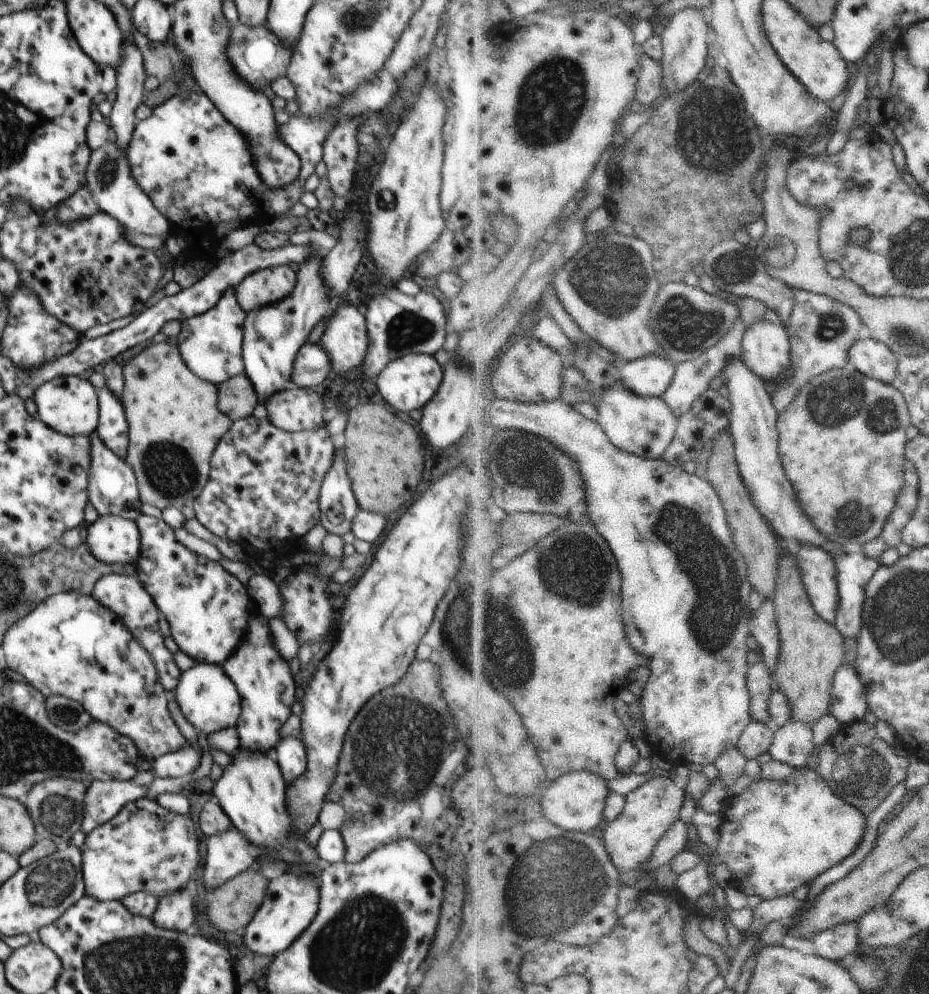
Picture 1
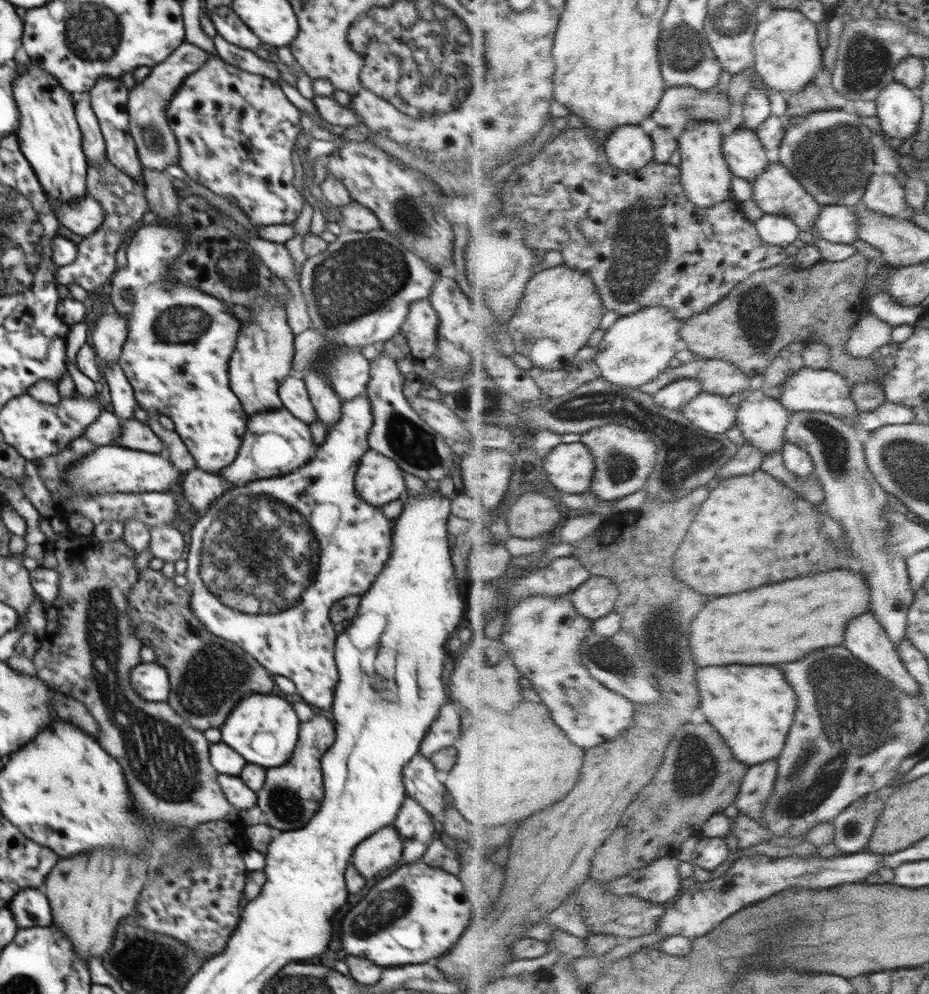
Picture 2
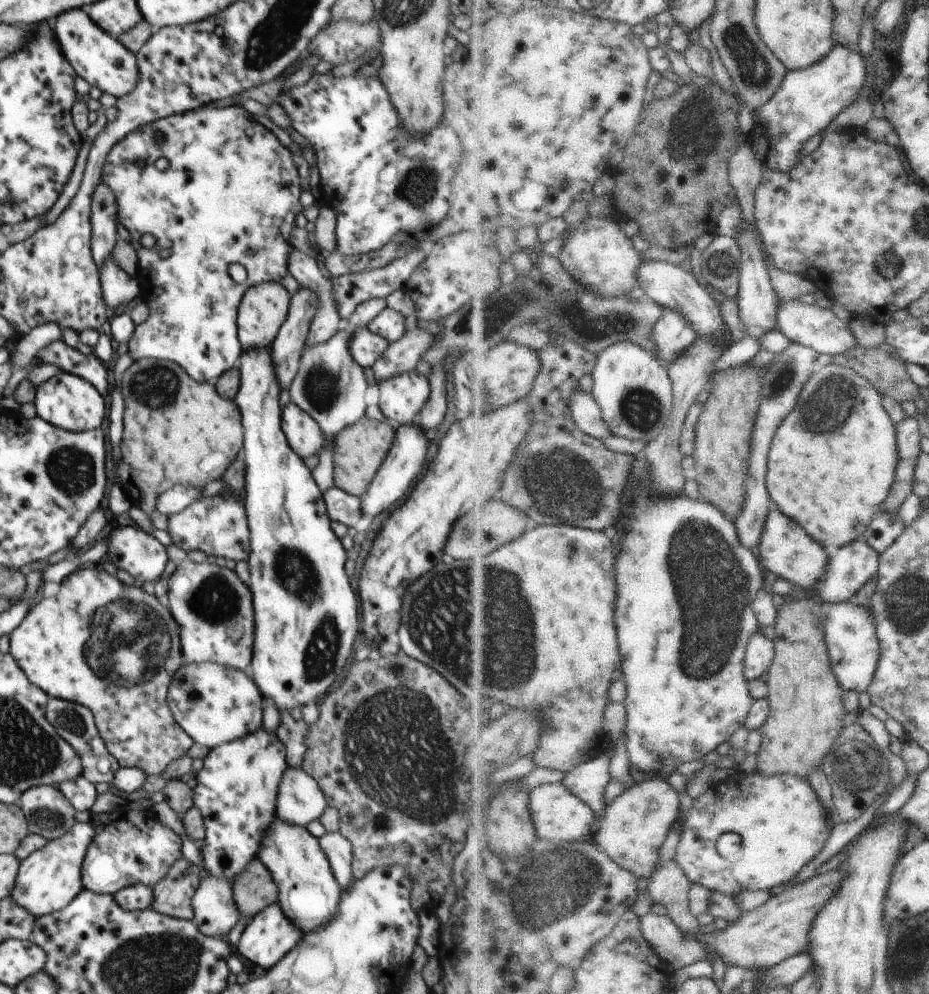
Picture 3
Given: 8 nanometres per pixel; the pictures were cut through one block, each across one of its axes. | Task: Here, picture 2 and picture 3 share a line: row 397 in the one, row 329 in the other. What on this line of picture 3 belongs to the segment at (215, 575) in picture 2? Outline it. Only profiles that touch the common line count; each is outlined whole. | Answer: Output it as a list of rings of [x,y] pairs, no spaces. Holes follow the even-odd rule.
[[[365,327],[359,329],[349,343],[353,360],[363,369],[373,365],[386,353],[389,348],[388,340],[370,332]]]

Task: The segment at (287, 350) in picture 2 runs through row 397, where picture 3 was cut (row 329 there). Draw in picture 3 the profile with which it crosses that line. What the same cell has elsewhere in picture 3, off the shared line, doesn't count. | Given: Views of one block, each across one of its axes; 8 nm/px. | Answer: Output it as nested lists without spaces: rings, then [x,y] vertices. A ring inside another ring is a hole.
[[[266,282],[247,290],[237,309],[237,338],[243,353],[271,347],[286,321],[290,304],[290,294],[280,283]]]

